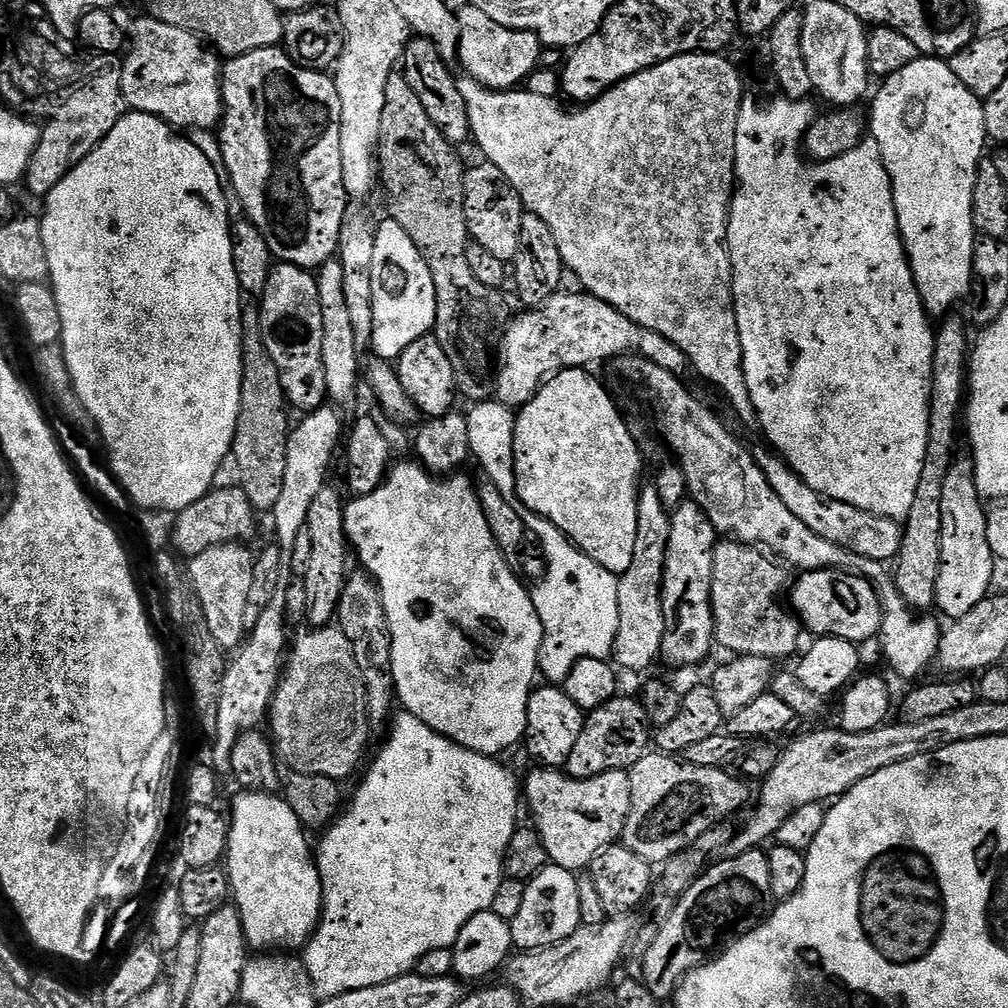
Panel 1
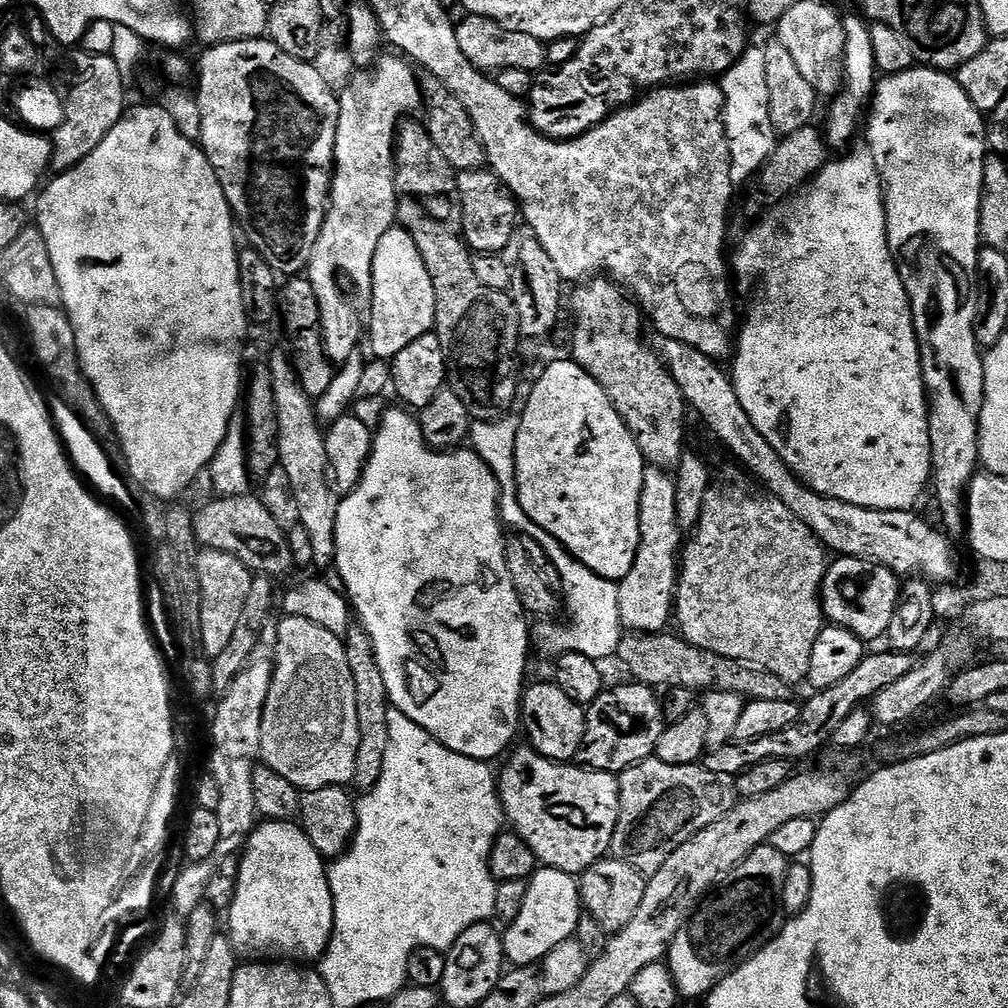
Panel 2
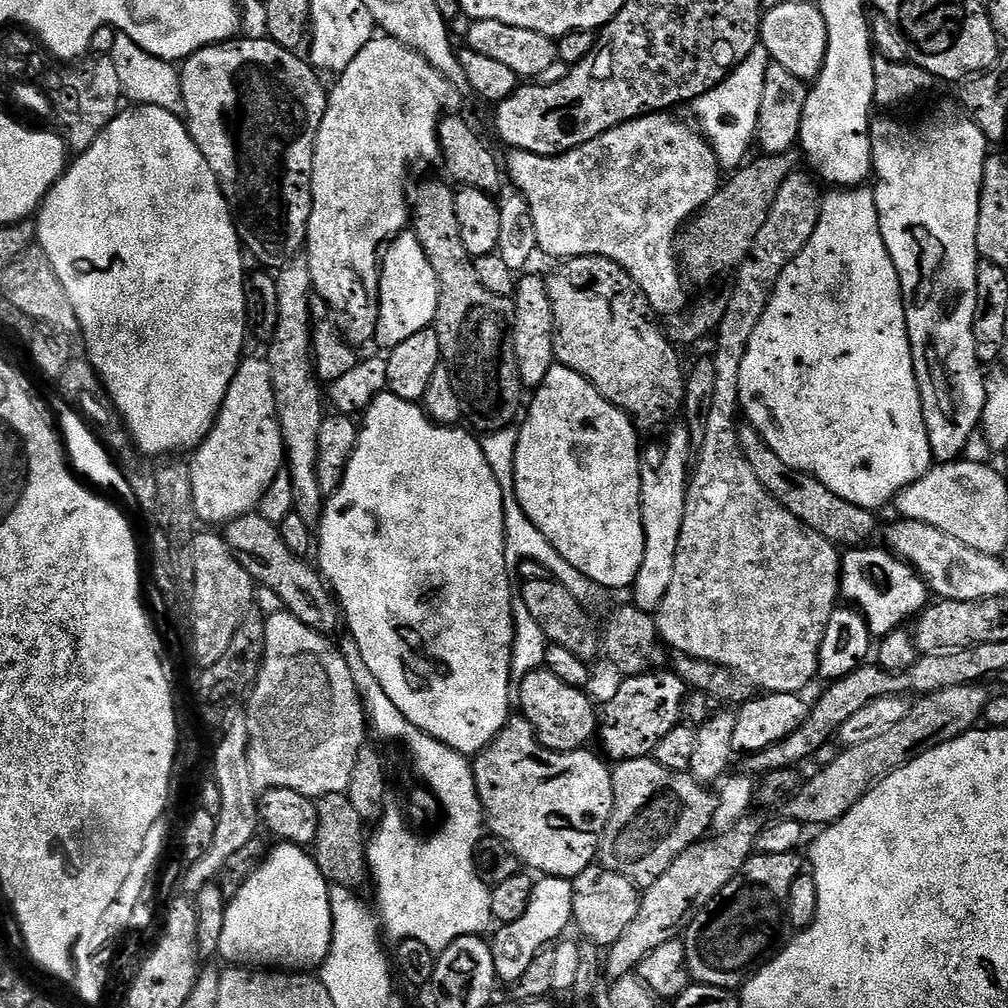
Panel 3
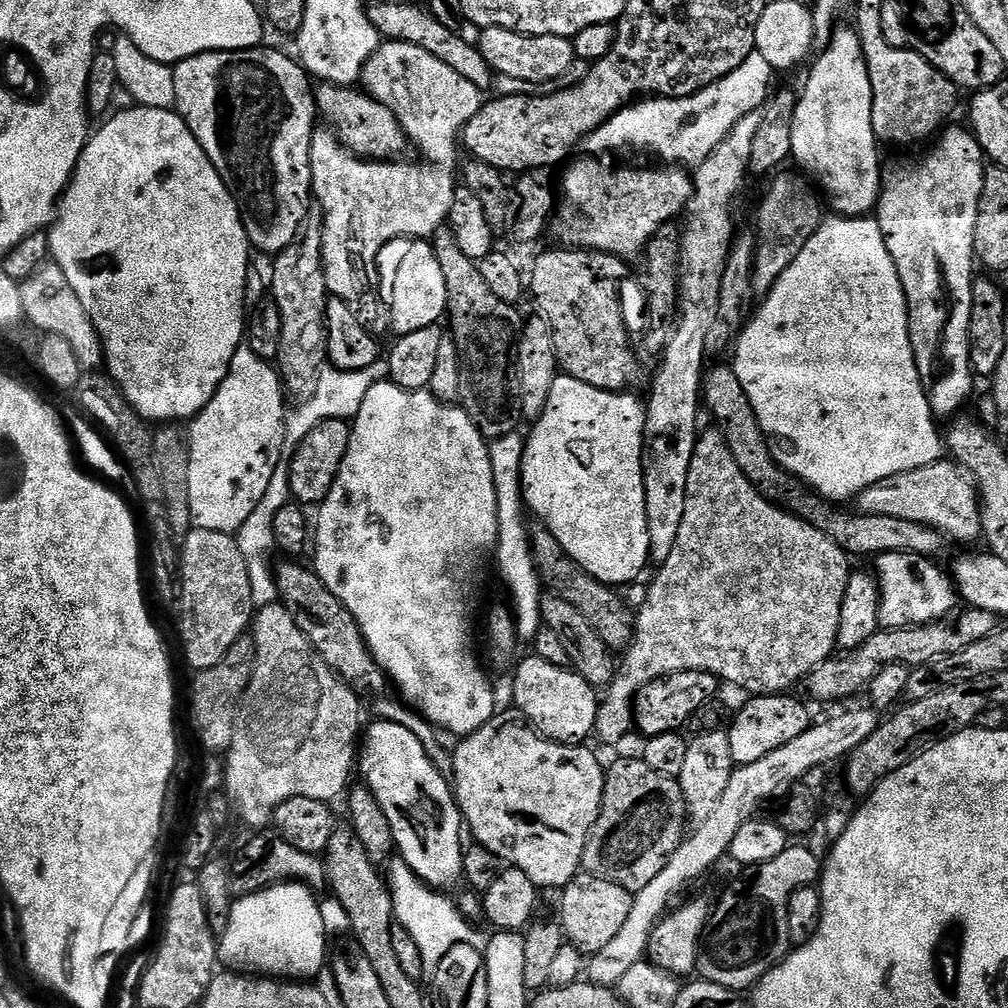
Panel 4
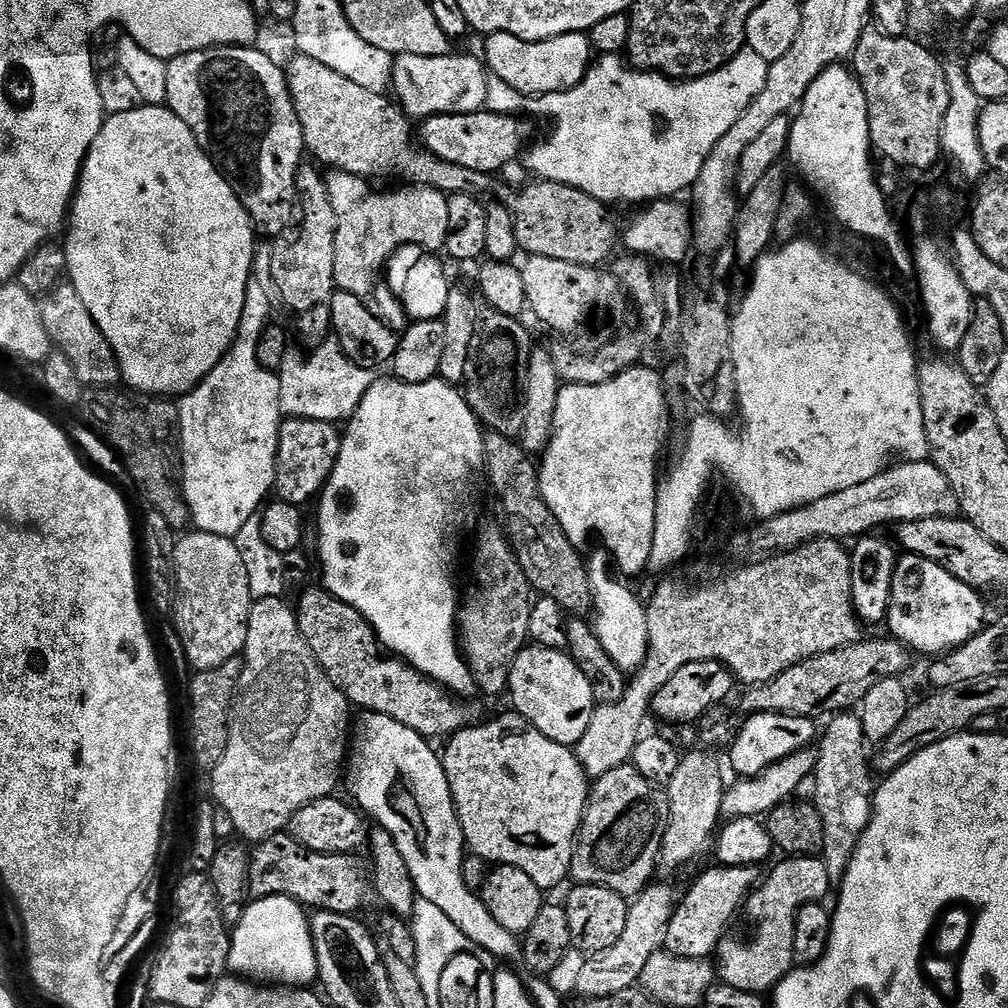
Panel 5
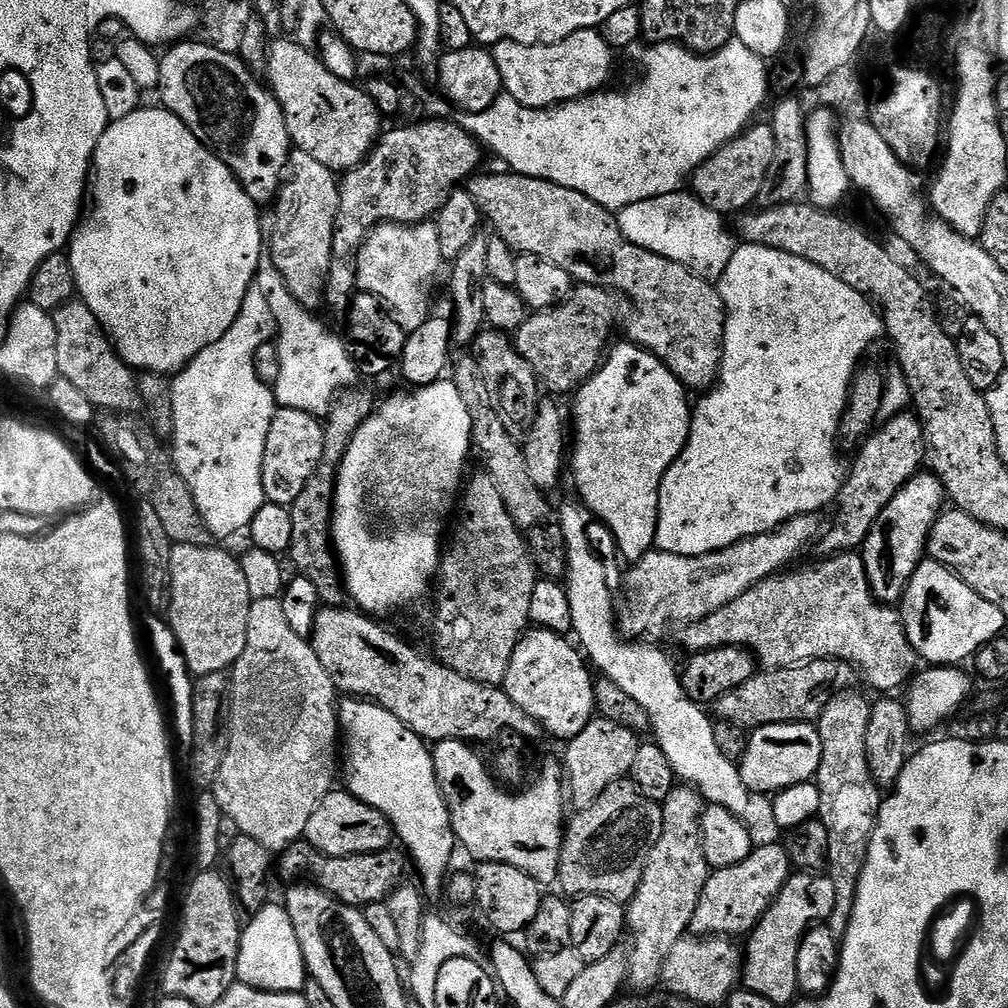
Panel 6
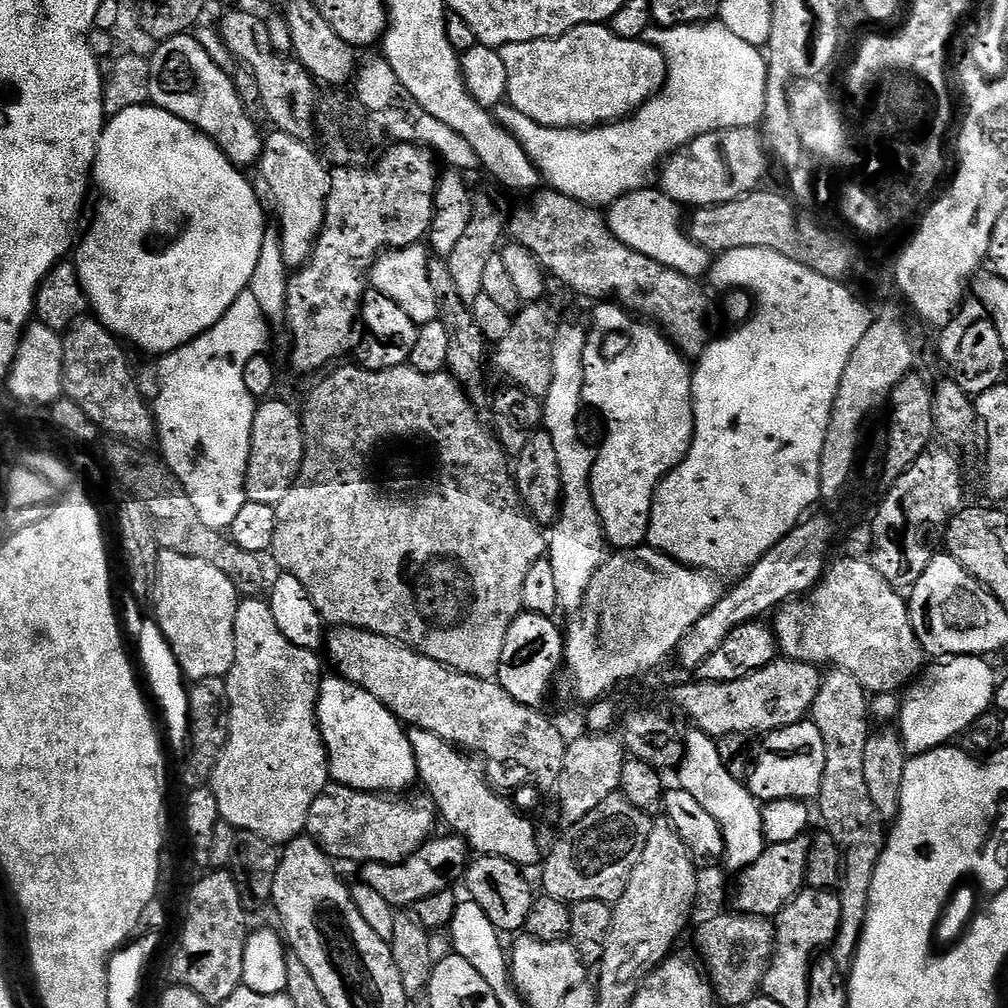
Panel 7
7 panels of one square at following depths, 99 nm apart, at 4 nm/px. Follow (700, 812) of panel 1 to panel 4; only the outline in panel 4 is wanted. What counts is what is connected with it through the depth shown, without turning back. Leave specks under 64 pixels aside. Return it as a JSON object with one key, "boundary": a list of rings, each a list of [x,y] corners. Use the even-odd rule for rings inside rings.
{"boundary":[[[643,758],[616,760],[612,765],[609,763],[604,778],[604,805],[586,842],[583,871],[594,878],[606,878],[633,894],[640,892],[658,877],[683,843],[687,824],[690,824],[688,804],[684,800],[679,779],[650,770]]]}

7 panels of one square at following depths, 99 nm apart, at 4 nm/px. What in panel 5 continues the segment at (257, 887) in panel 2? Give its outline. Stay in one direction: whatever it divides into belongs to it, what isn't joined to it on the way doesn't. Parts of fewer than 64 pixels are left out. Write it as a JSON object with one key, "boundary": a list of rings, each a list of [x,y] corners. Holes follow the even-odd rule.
{"boundary":[[[289,896],[253,899],[245,907],[242,918],[231,929],[230,935],[232,945],[228,955],[228,966],[237,977],[247,978],[252,982],[267,982],[272,986],[308,986],[311,985],[311,980],[313,983],[317,979],[316,951],[312,941],[309,913]]]}

